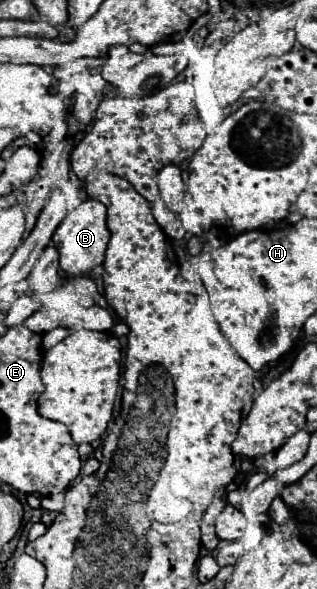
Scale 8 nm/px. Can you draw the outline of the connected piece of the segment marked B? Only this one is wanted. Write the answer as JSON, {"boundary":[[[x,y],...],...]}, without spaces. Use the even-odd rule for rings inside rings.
{"boundary":[[[86,198],[78,208],[66,214],[52,236],[53,245],[60,250],[60,268],[68,276],[77,276],[90,272],[104,262],[104,250],[108,244],[106,228],[106,206],[98,200]]]}

